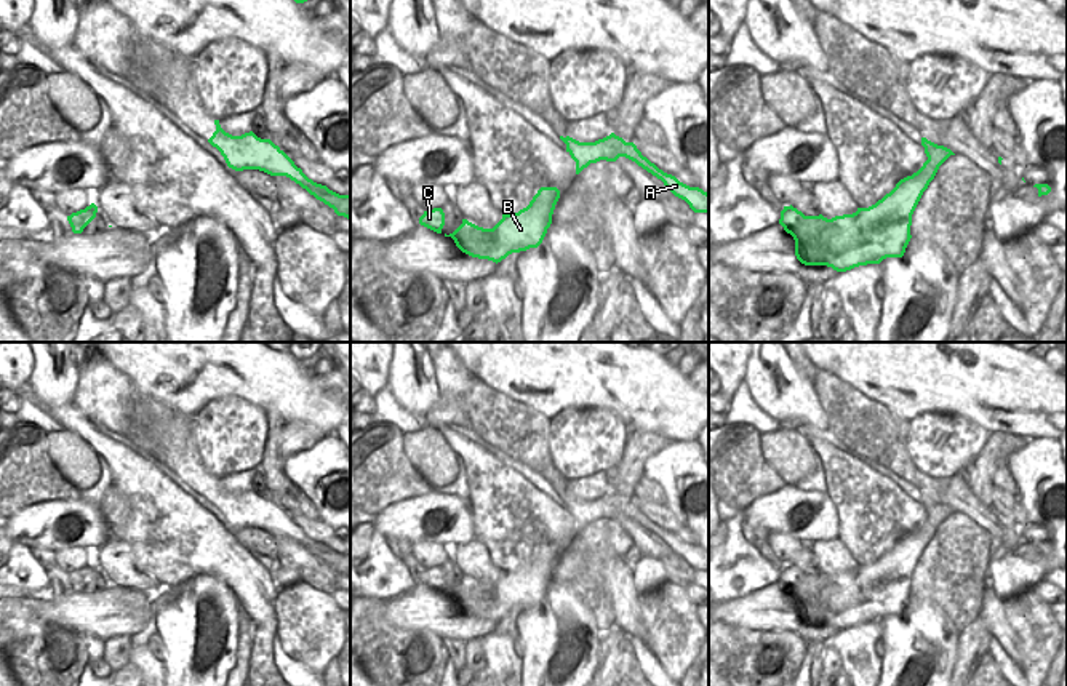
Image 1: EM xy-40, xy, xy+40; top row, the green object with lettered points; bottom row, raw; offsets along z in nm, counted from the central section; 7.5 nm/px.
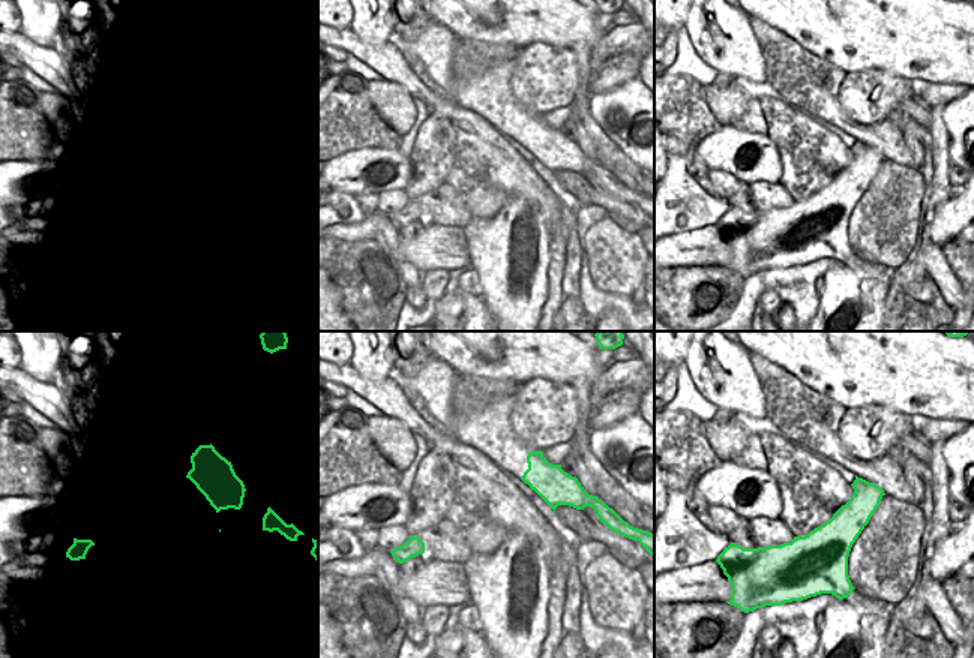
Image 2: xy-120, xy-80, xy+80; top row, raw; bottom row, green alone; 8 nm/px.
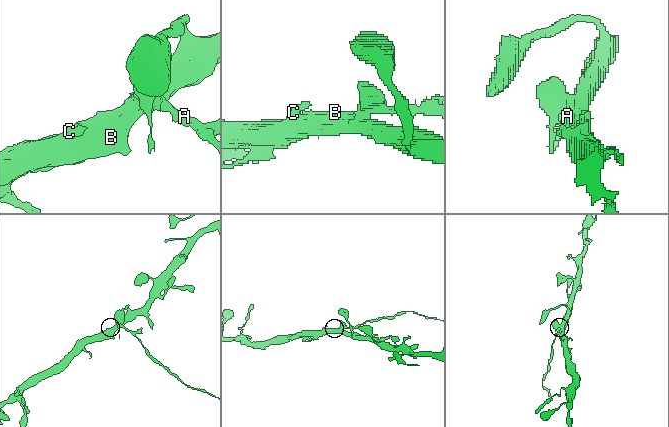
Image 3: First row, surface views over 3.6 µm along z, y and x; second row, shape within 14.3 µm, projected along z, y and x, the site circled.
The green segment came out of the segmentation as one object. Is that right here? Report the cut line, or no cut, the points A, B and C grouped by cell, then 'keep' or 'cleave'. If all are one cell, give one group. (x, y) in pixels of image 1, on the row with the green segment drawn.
cut xy+40 (922, 143), (930, 151), (946, 149), (951, 154); groups A / B C; cleave

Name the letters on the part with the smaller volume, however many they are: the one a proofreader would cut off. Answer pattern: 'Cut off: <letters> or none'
Cut off: A

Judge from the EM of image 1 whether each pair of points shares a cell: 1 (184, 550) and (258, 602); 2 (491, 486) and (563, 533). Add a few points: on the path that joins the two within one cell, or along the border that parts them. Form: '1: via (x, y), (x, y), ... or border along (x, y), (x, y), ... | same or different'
1: via (203, 550), (213, 550), (245, 582) | same
2: via (509, 504), (523, 518), (546, 523) | same

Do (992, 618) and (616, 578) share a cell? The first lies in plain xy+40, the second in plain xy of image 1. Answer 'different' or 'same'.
same

